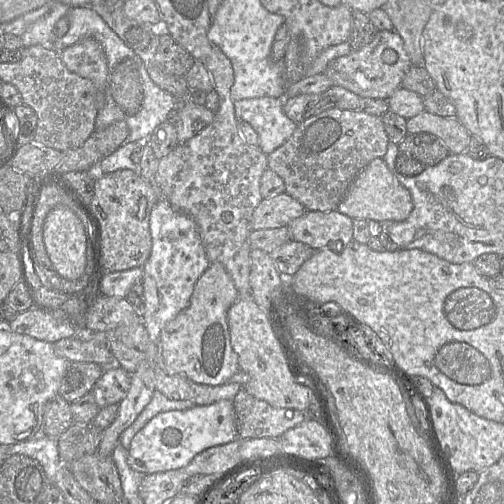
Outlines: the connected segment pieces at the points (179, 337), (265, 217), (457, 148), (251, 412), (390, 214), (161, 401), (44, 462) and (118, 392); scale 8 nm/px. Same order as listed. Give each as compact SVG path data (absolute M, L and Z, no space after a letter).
M211 262L195 283L190 303L162 330L159 350L169 373L211 386L227 382L238 370L238 355L231 346L227 312L239 298L239 292L219 262Z
M286 192L272 198L262 199L252 214L251 230L287 226L294 219L304 215L306 211L299 201Z
M427 111L407 119L406 129L408 134L427 132L437 136L448 148L451 154L467 152L471 134L454 117L442 117Z
M243 388L234 397L233 406L238 437L242 439L279 438L305 420L303 411L273 407Z
M376 158L359 172L336 210L352 219L401 222L412 212L413 201L409 190L391 173L384 159Z
M155 390L147 406L136 417L135 421L120 435L118 443L122 444L122 446L128 450L136 433L138 433L153 417L163 412L186 410L193 406L195 406L195 404L188 400L174 400Z
M38 436L8 447L8 455L23 454L37 460L45 471L49 482L54 485L54 476L59 467L59 451L56 439Z
M119 365L104 369L102 376L92 388L93 396L99 408L119 404L130 387L130 374Z

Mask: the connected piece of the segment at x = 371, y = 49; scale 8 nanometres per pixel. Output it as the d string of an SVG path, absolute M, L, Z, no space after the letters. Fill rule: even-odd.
M395 30L378 31L369 44L333 60L324 73L331 79L333 85L341 86L362 98L388 99L395 90L401 87L402 80L411 66L402 37ZM386 49L397 52L396 63L383 62L382 54Z

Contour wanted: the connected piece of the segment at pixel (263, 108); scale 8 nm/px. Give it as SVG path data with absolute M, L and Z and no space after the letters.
M242 99L234 102L234 109L237 120L247 122L258 134L259 148L266 155L284 144L298 125L285 115L283 99Z

